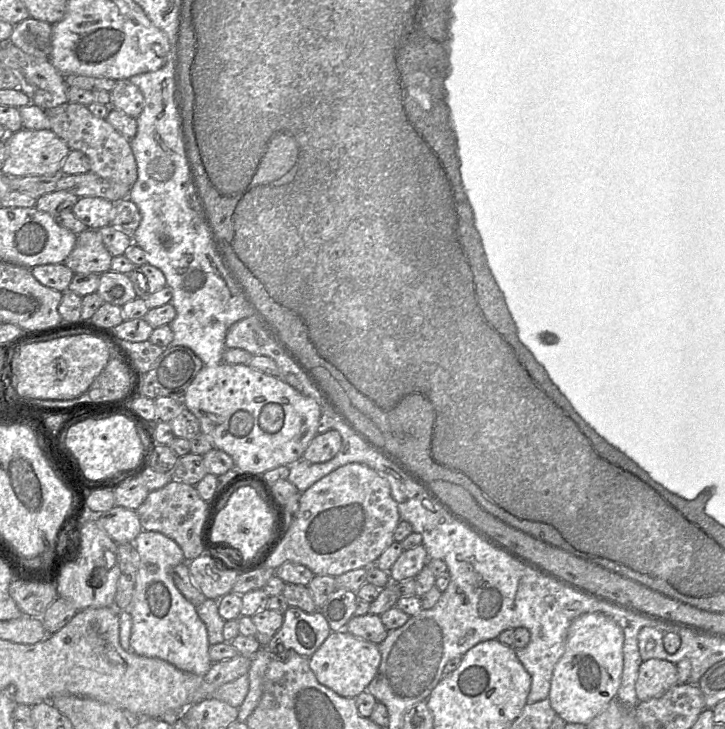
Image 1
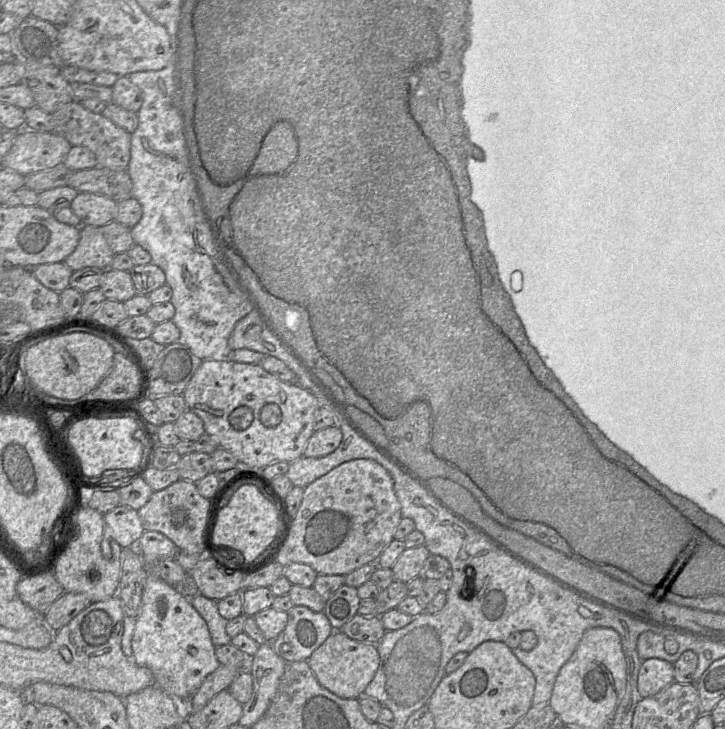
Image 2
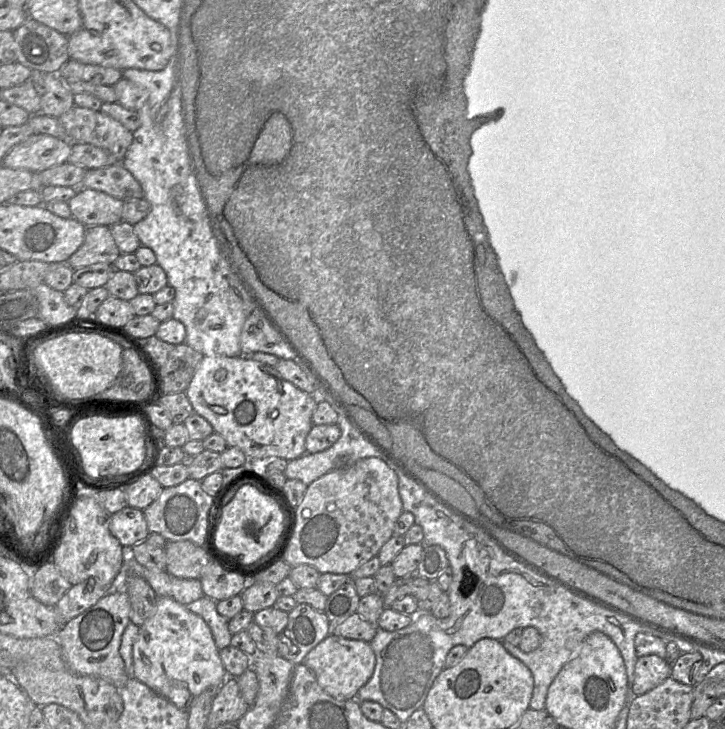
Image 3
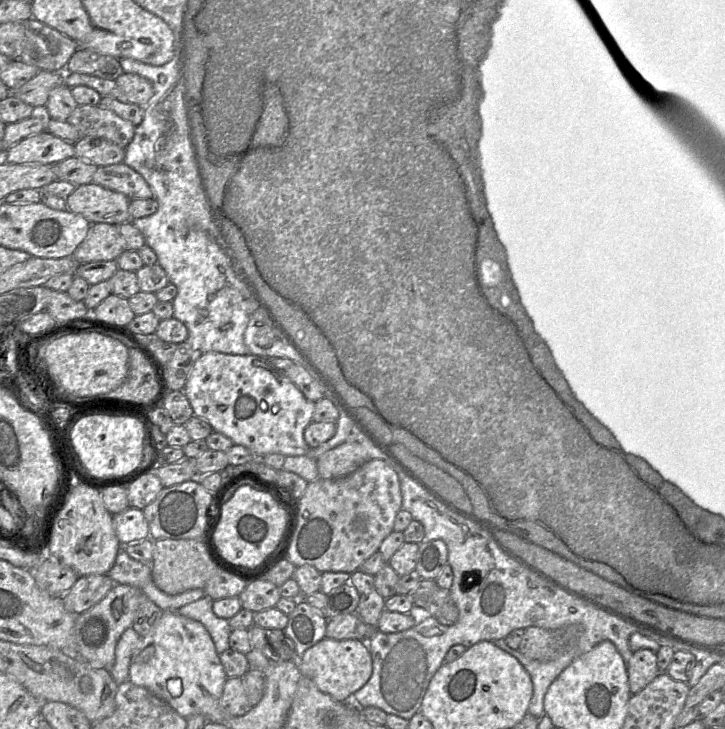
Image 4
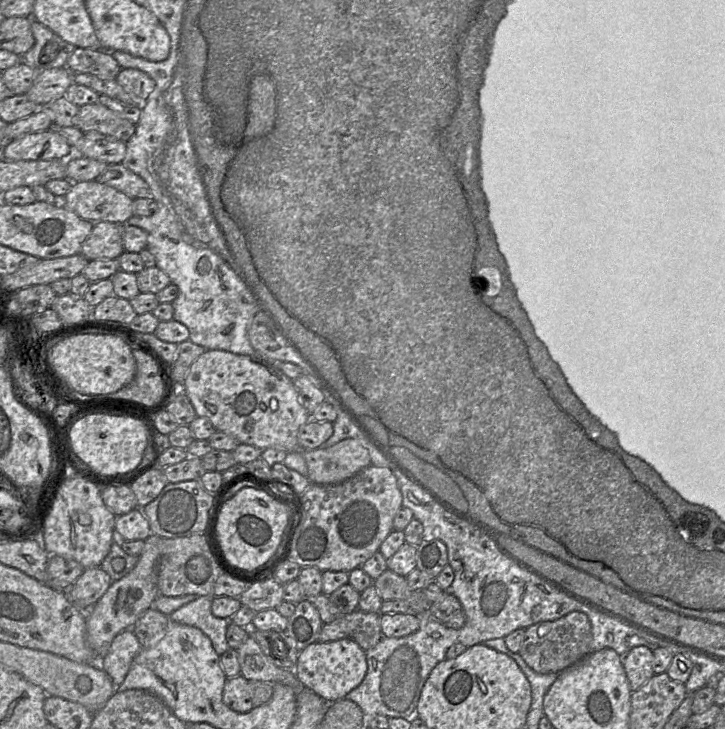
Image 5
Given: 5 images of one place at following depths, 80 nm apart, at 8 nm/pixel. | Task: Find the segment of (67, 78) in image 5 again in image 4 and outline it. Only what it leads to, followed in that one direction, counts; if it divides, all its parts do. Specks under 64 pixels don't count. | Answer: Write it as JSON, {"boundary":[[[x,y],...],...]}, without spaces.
{"boundary":[[[39,71],[35,77],[11,94],[31,105],[36,111],[42,111],[48,101],[50,92],[64,84],[64,73]]]}

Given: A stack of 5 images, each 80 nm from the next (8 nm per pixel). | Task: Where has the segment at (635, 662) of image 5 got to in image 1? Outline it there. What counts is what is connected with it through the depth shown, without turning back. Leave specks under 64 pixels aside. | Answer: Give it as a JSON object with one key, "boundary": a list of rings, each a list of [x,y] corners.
{"boundary":[[[659,659],[643,661],[636,681],[638,701],[647,701],[662,696],[678,684],[676,665]]]}

